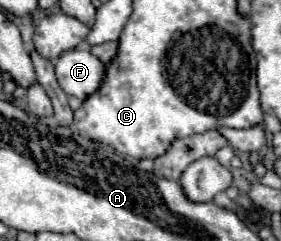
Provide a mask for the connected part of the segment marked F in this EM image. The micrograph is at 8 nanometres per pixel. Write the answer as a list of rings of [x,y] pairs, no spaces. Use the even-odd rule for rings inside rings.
[[[86,49],[64,51],[54,67],[56,79],[64,93],[74,95],[78,99],[84,99],[88,97],[88,93],[94,93],[104,79],[104,63],[98,61]]]

